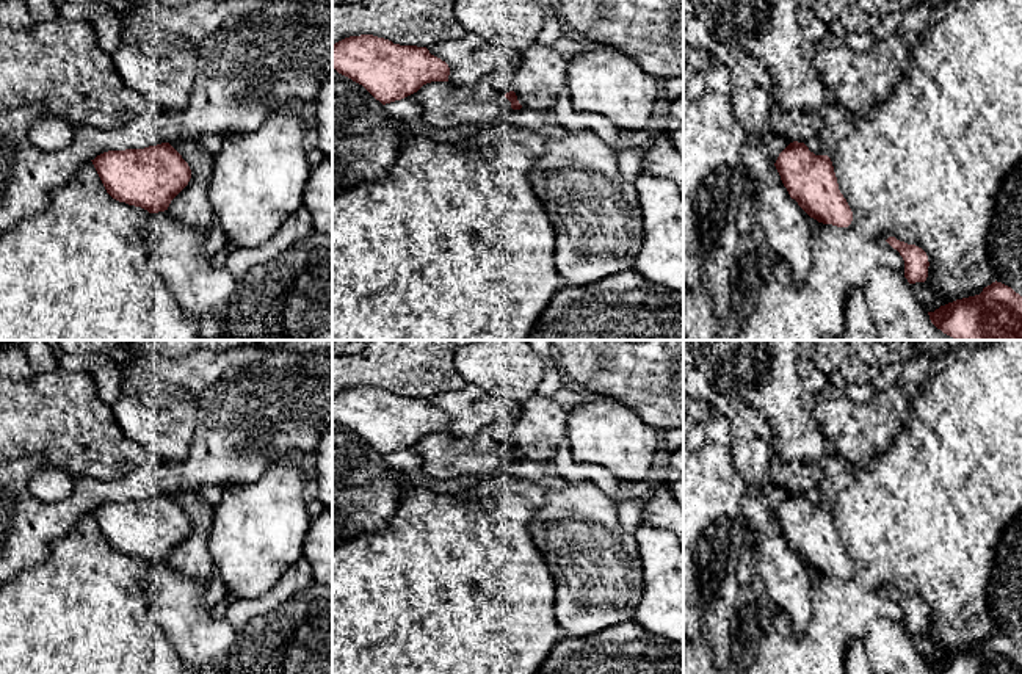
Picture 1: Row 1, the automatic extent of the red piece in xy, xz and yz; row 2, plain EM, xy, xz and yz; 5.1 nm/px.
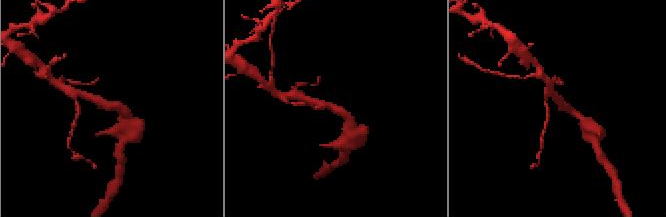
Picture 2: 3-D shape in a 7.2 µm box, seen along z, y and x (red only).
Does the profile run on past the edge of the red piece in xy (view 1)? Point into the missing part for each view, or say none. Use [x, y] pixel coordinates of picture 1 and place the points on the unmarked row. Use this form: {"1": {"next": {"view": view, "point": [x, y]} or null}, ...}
{"1": {"next": null}}

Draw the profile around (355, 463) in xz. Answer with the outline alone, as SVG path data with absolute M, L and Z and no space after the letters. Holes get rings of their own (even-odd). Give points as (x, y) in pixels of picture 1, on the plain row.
M332 420L332 483L365 486L387 473L409 484L408 477L393 470L362 436Z

